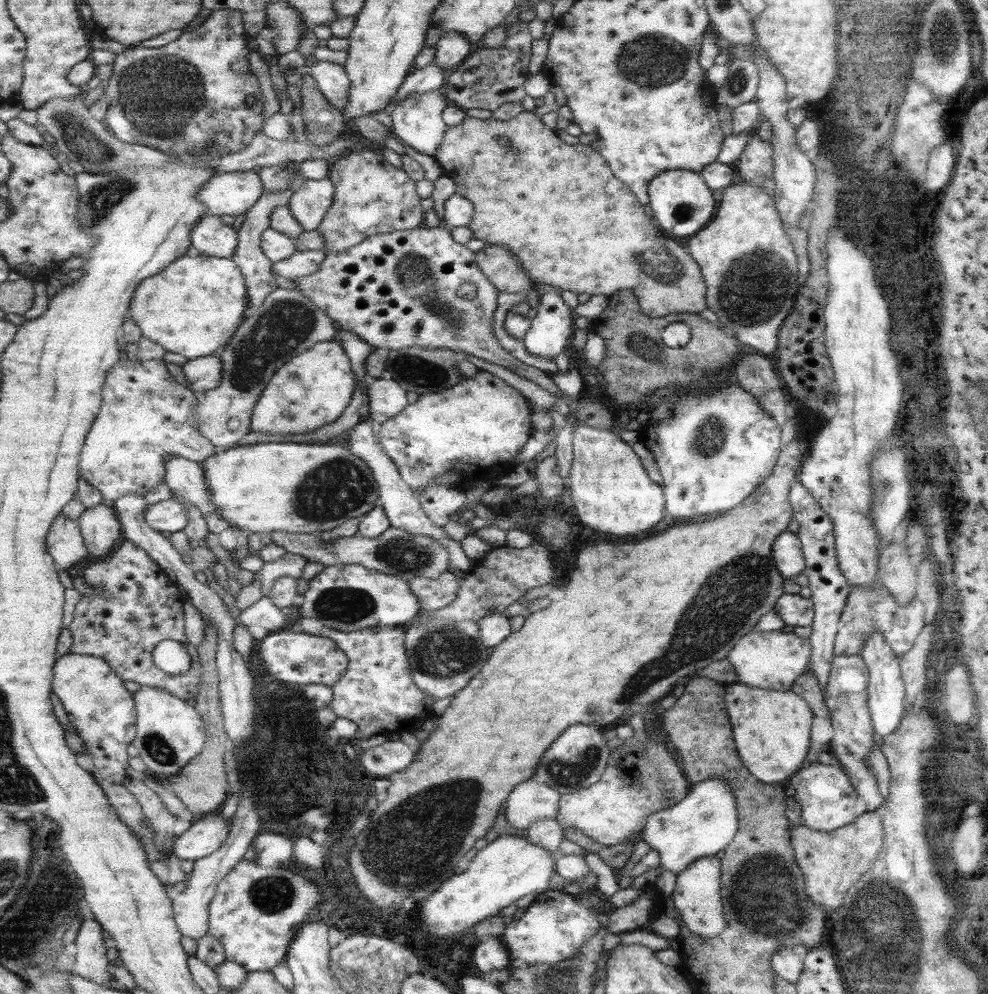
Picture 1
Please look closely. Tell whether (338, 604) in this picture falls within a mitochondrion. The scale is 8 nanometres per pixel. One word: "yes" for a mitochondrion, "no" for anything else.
yes

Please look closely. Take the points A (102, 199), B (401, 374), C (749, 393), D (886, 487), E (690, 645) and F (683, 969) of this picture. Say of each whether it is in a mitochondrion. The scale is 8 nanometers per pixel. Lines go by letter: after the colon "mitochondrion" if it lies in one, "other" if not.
A: mitochondrion
B: mitochondrion
C: other
D: mitochondrion
E: mitochondrion
F: other

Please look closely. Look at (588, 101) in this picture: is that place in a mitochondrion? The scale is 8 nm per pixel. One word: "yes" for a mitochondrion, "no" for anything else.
no

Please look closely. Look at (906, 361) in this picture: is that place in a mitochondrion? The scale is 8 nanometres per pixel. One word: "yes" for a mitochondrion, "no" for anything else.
no

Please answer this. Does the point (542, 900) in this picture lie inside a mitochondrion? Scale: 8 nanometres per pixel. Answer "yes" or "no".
no

